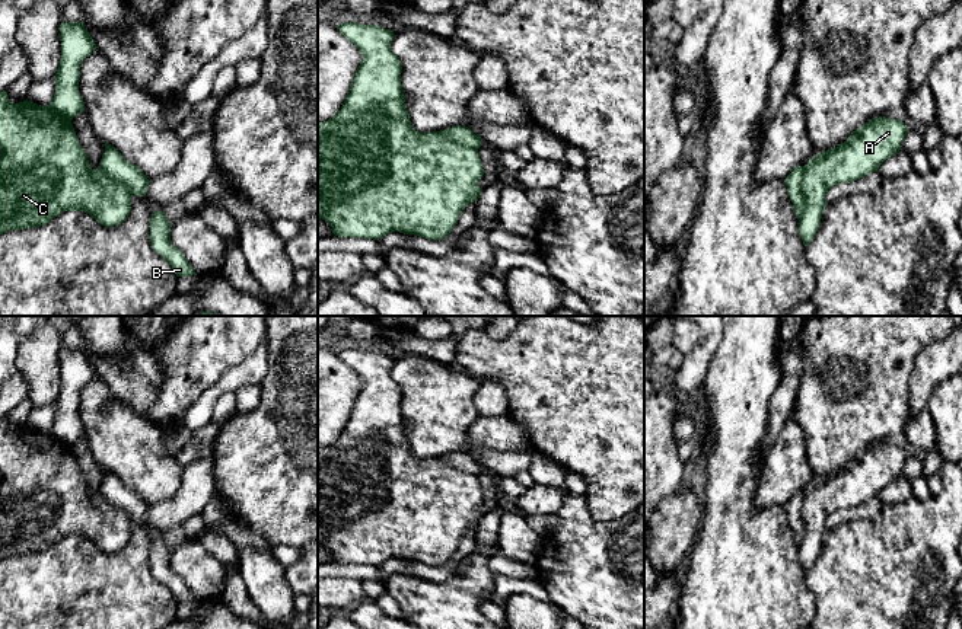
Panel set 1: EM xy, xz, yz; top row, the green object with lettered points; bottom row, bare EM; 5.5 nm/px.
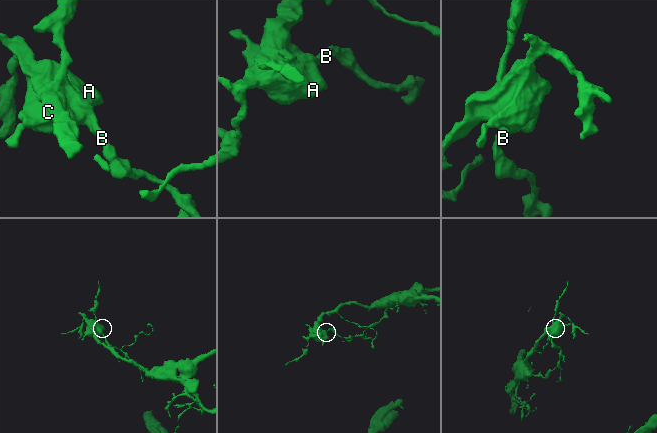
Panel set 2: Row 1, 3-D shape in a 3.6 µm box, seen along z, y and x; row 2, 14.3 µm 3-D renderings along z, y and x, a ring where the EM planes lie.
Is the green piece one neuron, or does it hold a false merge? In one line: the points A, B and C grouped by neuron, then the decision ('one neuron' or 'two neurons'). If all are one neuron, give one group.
groups A C / B; two neurons

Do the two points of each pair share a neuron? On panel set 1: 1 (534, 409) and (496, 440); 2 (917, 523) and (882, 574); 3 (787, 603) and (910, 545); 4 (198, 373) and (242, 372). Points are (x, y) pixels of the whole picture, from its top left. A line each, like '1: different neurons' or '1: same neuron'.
1: different neurons
2: same neuron
3: different neurons
4: different neurons

